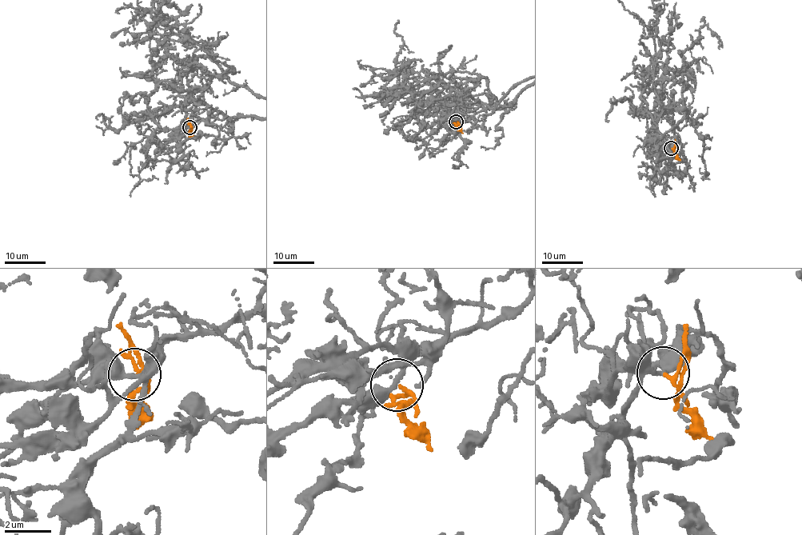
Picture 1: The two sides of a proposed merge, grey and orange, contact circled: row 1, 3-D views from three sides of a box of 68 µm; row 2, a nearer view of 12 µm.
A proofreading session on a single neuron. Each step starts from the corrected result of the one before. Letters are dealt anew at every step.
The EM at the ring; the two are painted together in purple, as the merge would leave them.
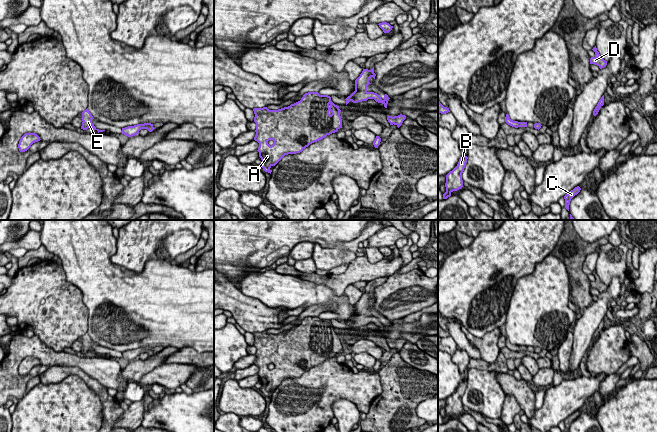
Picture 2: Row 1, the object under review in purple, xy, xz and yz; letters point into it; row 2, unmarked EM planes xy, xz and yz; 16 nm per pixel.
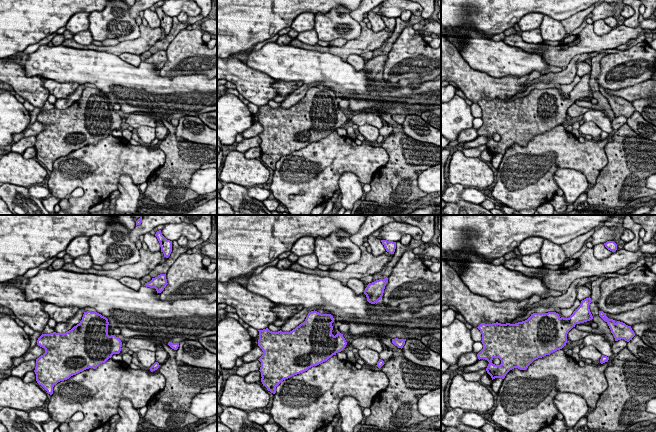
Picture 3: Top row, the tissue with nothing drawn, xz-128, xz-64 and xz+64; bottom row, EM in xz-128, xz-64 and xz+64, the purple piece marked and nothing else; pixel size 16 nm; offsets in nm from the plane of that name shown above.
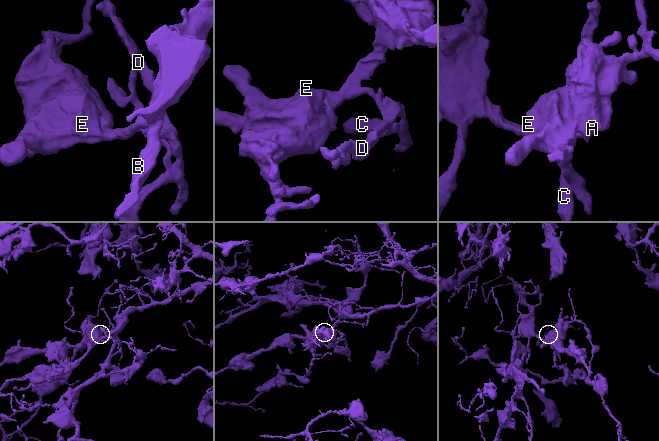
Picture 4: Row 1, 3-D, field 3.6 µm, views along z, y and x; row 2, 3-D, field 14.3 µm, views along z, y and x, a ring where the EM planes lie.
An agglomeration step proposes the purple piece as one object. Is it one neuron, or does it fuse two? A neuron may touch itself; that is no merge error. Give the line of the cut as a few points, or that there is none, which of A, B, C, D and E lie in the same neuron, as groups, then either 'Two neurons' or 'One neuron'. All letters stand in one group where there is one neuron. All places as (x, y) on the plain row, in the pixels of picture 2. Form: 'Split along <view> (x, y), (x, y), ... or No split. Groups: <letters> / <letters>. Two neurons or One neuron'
No split. Groups: A B C D E. One neuron

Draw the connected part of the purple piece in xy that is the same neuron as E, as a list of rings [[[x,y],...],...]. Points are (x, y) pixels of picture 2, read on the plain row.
[[[88,332],[82,336],[82,350],[81,353],[87,354],[88,352],[91,352],[93,354],[97,354],[99,356],[103,356],[105,354],[99,354],[97,353],[94,348],[92,347],[92,344],[94,343],[91,337],[89,336]]]

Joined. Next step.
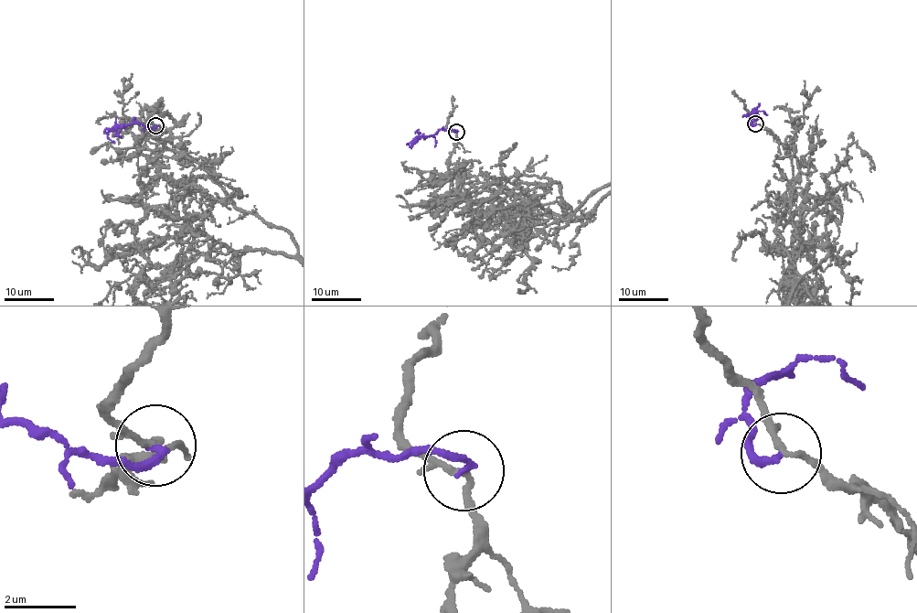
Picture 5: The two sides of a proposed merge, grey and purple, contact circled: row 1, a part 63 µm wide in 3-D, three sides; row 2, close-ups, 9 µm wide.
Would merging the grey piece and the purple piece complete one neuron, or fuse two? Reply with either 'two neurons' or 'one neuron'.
two neurons

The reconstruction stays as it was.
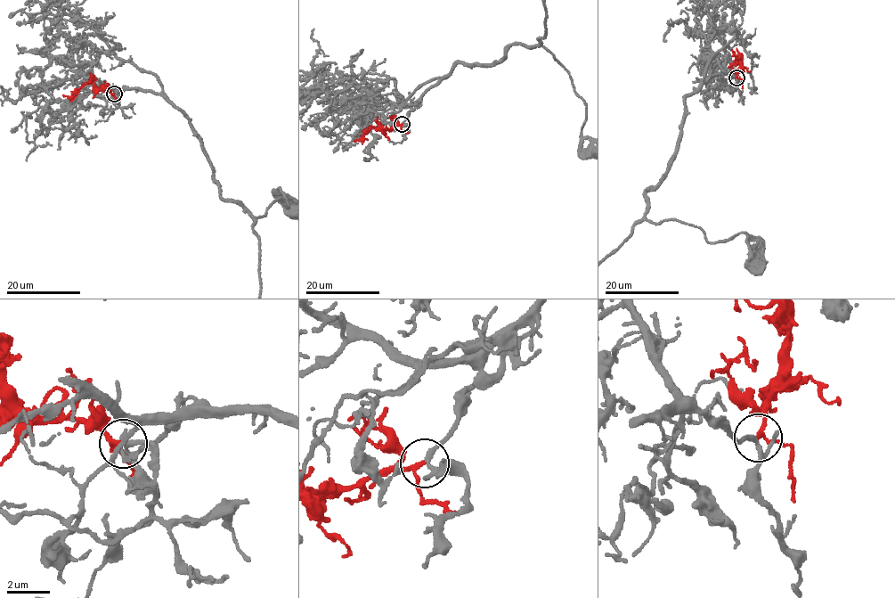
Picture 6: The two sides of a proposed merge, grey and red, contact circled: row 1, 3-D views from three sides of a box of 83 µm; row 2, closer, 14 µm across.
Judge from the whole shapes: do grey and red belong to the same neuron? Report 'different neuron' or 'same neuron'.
same neuron

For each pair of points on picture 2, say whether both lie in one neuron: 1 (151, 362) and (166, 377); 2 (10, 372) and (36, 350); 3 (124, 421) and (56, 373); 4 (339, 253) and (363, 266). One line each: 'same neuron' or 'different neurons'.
1: different neurons
2: same neuron
3: different neurons
4: different neurons

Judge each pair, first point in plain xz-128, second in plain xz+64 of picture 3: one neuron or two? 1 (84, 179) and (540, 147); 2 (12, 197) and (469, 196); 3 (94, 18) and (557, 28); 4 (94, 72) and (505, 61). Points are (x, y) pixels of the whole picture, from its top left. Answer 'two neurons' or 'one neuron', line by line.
1: one neuron
2: two neurons
3: one neuron
4: one neuron

